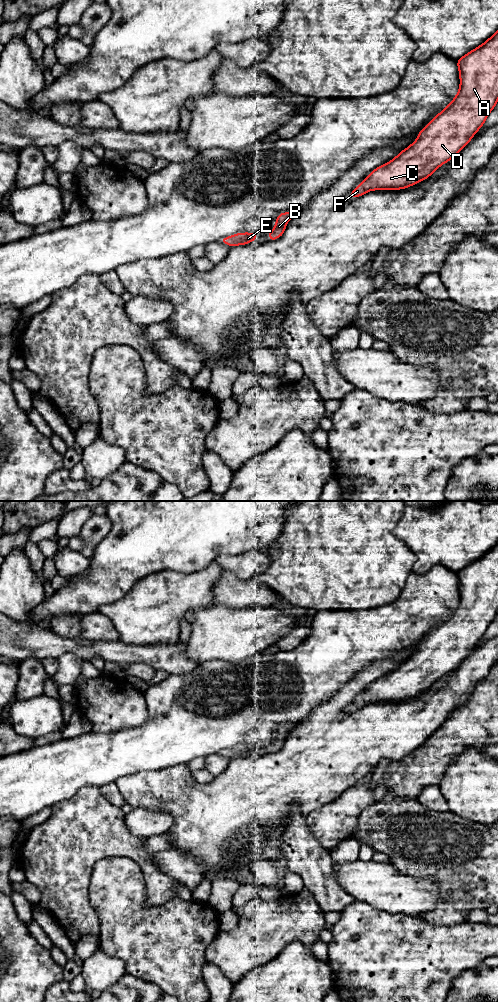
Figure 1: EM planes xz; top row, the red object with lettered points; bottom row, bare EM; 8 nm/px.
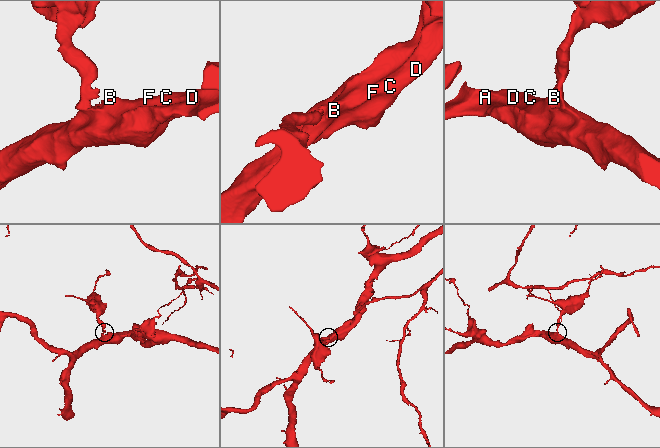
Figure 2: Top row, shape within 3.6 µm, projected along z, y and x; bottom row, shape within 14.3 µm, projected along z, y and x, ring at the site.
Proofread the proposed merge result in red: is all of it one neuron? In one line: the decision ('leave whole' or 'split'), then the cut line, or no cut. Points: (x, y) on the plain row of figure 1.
leave whole; cut none

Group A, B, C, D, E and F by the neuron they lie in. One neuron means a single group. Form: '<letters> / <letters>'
A B C D E F

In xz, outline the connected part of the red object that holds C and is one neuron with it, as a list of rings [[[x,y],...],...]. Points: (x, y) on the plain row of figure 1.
[[[498,542],[479,559],[457,572],[460,600],[453,613],[421,642],[415,654],[393,672],[374,681],[348,709],[371,702],[398,702],[423,693],[453,671],[483,638],[498,613]]]

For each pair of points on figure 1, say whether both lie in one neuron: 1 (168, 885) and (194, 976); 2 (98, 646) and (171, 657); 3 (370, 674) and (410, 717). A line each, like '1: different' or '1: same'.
1: different
2: same
3: same

